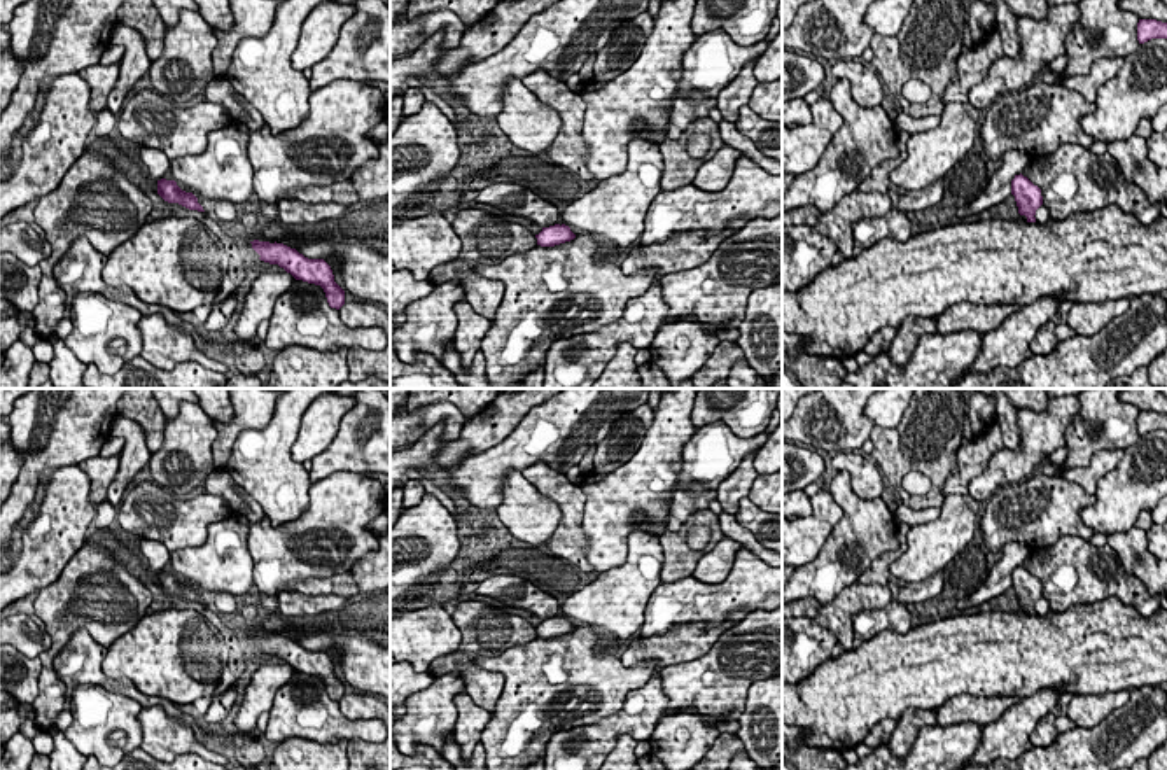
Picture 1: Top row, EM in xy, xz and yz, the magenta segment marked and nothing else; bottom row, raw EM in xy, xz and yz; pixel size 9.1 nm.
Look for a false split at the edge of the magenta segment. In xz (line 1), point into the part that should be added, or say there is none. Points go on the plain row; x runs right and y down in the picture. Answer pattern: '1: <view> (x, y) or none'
1: none

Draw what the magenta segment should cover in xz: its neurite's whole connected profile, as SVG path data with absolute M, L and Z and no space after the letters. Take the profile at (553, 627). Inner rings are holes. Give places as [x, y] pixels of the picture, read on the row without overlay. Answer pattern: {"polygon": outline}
{"polygon": "M555 616L549 620L542 620L542 623L539 626L535 626L535 630L537 630L537 637L541 637L541 639L555 639L555 637L574 632L576 626L570 623L569 618Z"}

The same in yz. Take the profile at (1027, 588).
{"polygon": "M1020 565L1011 572L1011 586L1015 588L1018 606L1025 607L1027 614L1036 614L1036 602L1043 597L1041 581Z"}

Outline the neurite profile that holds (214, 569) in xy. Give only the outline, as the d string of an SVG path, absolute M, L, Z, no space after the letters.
M231 514L208 525L203 546L184 548L170 555L171 570L194 579L205 592L247 595L254 586L247 544L248 523L247 516Z

